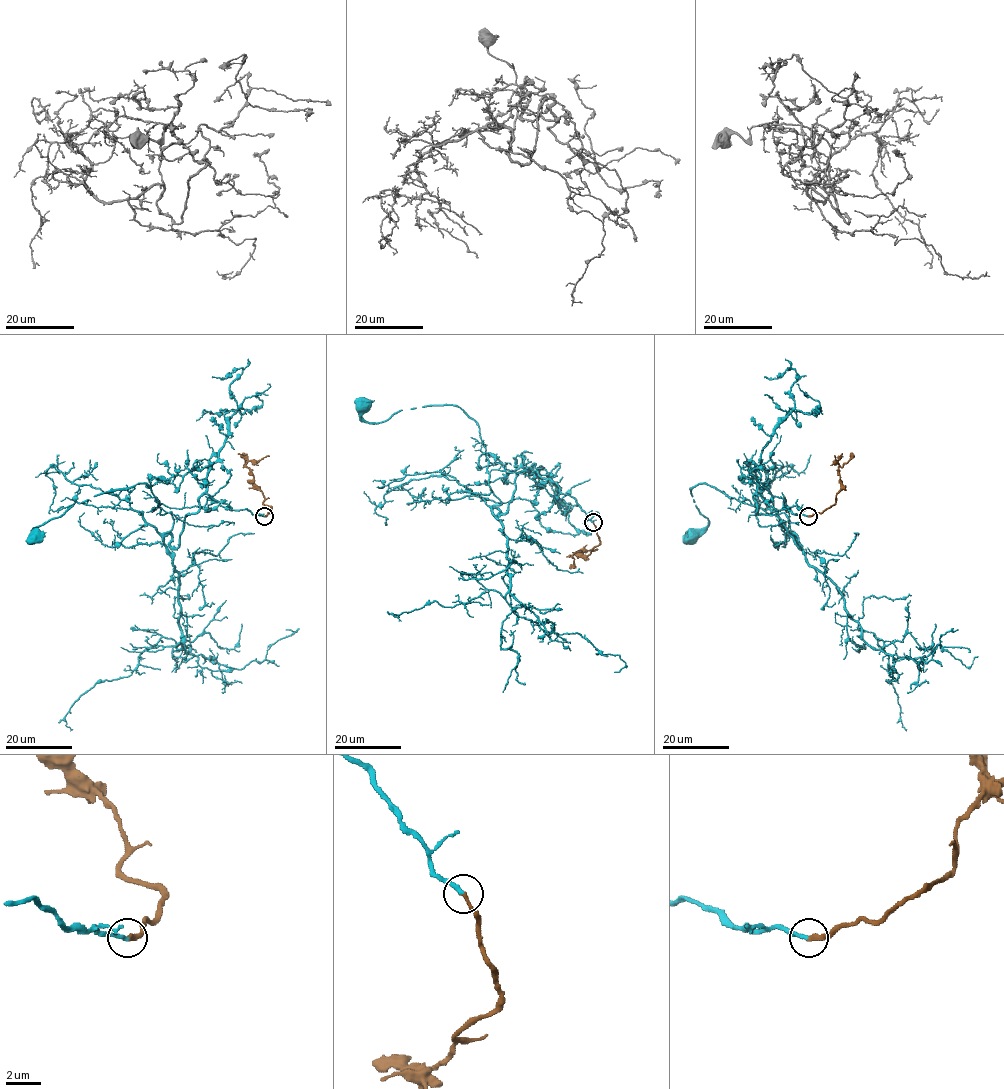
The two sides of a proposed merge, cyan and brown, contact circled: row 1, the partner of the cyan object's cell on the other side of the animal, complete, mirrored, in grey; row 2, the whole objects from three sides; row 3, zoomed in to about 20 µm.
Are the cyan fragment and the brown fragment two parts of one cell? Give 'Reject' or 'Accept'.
Accept

